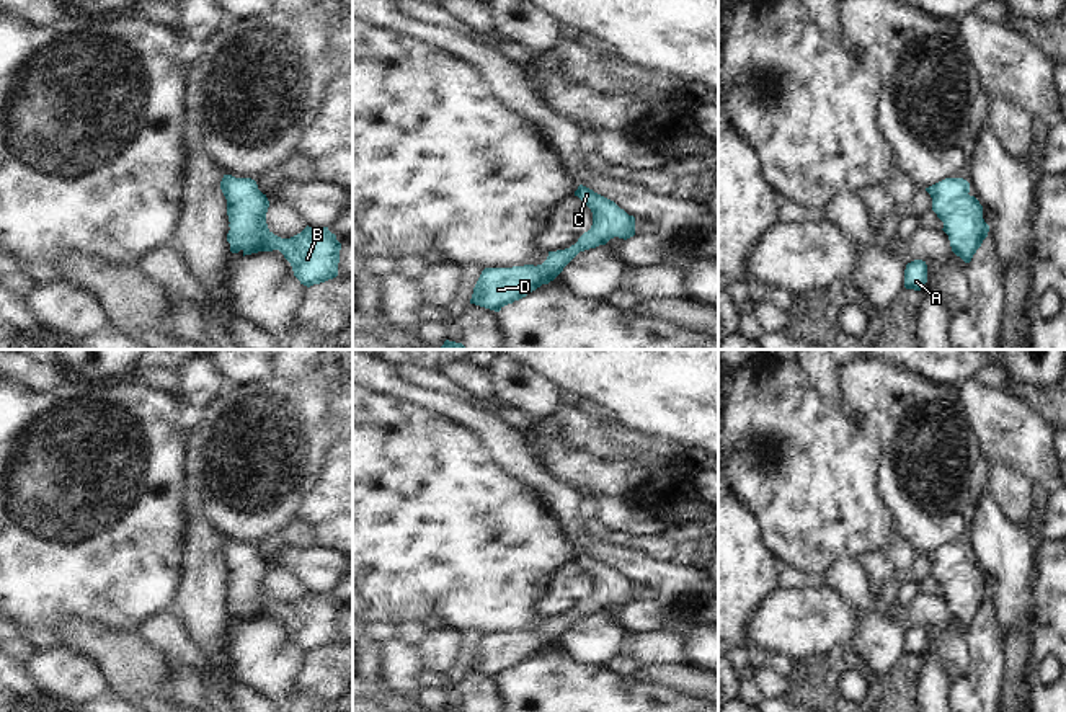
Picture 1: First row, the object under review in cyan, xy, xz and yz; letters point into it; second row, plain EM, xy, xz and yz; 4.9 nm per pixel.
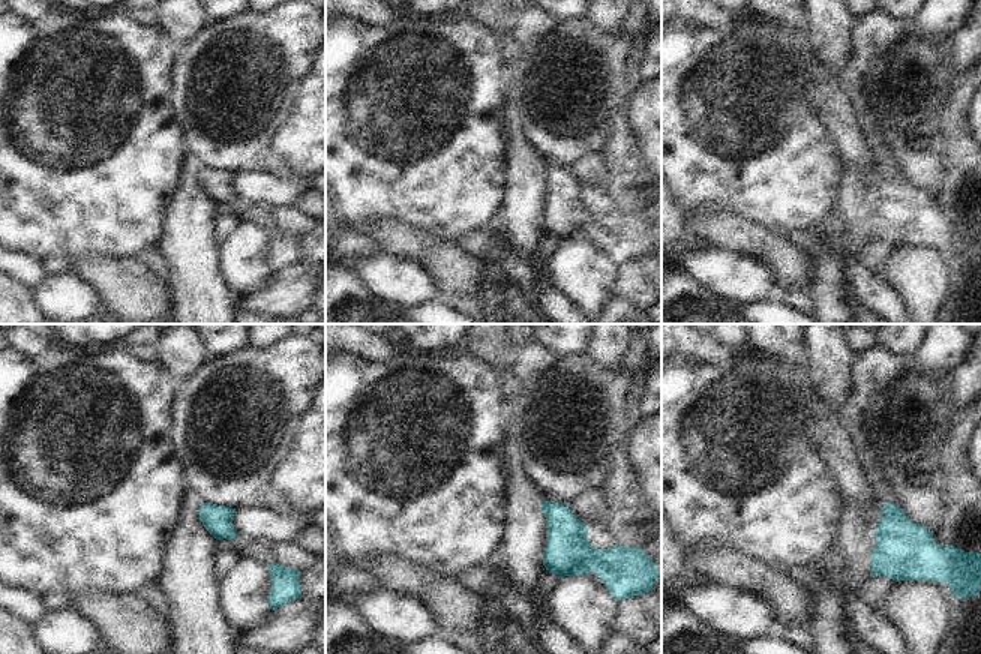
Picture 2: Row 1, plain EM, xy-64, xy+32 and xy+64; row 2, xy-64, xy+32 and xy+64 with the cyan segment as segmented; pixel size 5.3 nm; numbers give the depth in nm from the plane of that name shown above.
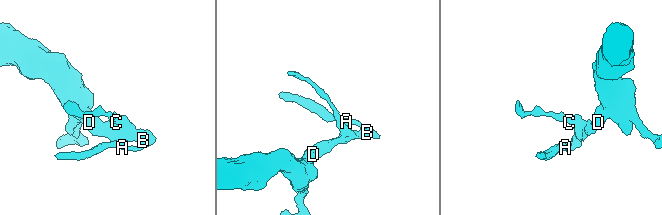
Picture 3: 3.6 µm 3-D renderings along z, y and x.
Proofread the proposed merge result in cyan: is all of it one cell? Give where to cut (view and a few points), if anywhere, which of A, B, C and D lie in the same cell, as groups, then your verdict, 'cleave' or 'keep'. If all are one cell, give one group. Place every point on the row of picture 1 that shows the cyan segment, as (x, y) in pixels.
no cut; A B C D; keep

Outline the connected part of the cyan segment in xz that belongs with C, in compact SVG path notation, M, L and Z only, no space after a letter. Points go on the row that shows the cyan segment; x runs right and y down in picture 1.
M583 185L578 186L575 196L591 209L591 229L570 248L549 251L542 265L485 268L473 287L470 304L500 312L504 305L553 281L580 251L606 245L614 237L627 240L635 235L635 217L614 201Z

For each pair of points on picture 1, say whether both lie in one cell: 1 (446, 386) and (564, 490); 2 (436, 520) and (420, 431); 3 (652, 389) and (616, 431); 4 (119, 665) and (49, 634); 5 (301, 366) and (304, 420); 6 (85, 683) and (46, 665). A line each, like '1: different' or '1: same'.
1: different
2: same
3: different
4: same
5: different
6: same

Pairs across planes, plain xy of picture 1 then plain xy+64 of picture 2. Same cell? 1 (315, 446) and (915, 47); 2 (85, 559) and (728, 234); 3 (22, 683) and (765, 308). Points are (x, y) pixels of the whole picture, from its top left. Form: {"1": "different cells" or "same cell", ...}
{"1": "same cell", "2": "different cells", "3": "same cell"}

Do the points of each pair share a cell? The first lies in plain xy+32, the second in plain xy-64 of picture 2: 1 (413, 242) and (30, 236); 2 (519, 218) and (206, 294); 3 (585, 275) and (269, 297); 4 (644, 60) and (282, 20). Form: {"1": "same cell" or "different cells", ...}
{"1": "different cells", "2": "same cell", "3": "different cells", "4": "same cell"}

